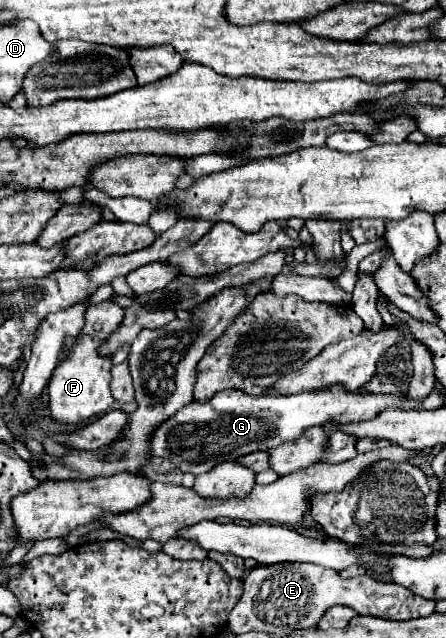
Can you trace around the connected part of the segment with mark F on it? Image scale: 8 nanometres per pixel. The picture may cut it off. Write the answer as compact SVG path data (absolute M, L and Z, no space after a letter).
M77 337L77 343L73 345L73 351L67 361L59 363L53 371L53 377L49 381L49 411L51 417L61 425L83 425L95 417L101 417L109 411L113 405L113 395L109 389L111 379L111 359L105 359L97 353L97 347L103 341L93 337Z

